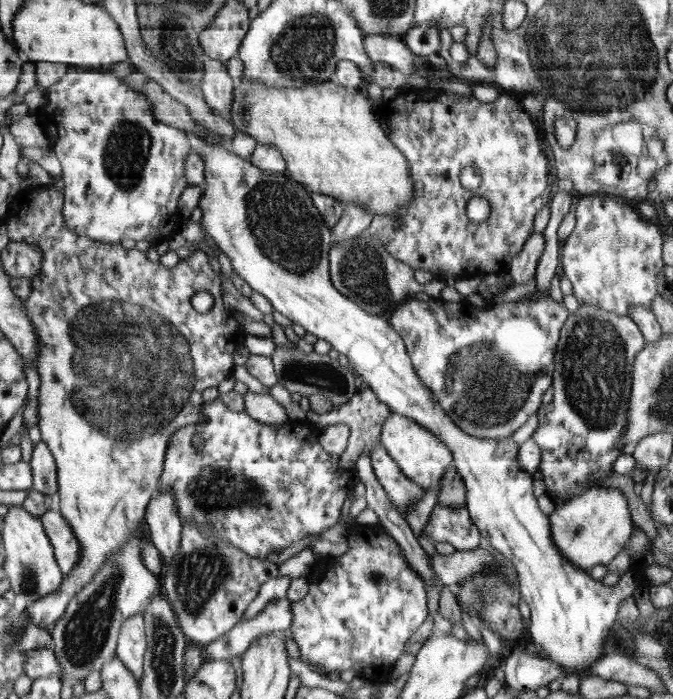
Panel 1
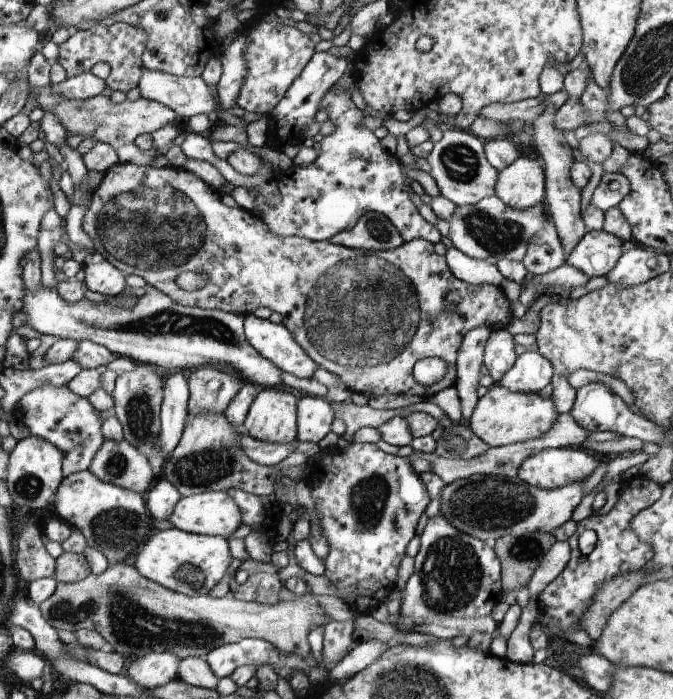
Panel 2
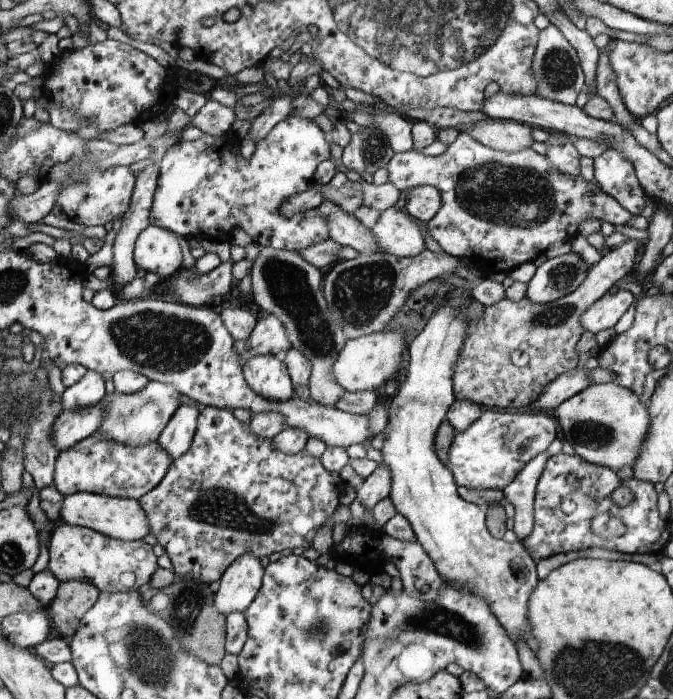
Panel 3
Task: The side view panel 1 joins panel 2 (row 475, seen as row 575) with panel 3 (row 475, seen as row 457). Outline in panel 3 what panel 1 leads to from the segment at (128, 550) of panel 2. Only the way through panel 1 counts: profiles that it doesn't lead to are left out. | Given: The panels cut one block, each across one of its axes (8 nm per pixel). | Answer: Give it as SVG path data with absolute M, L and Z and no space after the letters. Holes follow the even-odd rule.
M99 431L67 450L61 450L53 473L53 487L63 497L75 493L93 493L106 497L140 501L161 483L173 460L158 441L146 445L128 445L107 439Z

